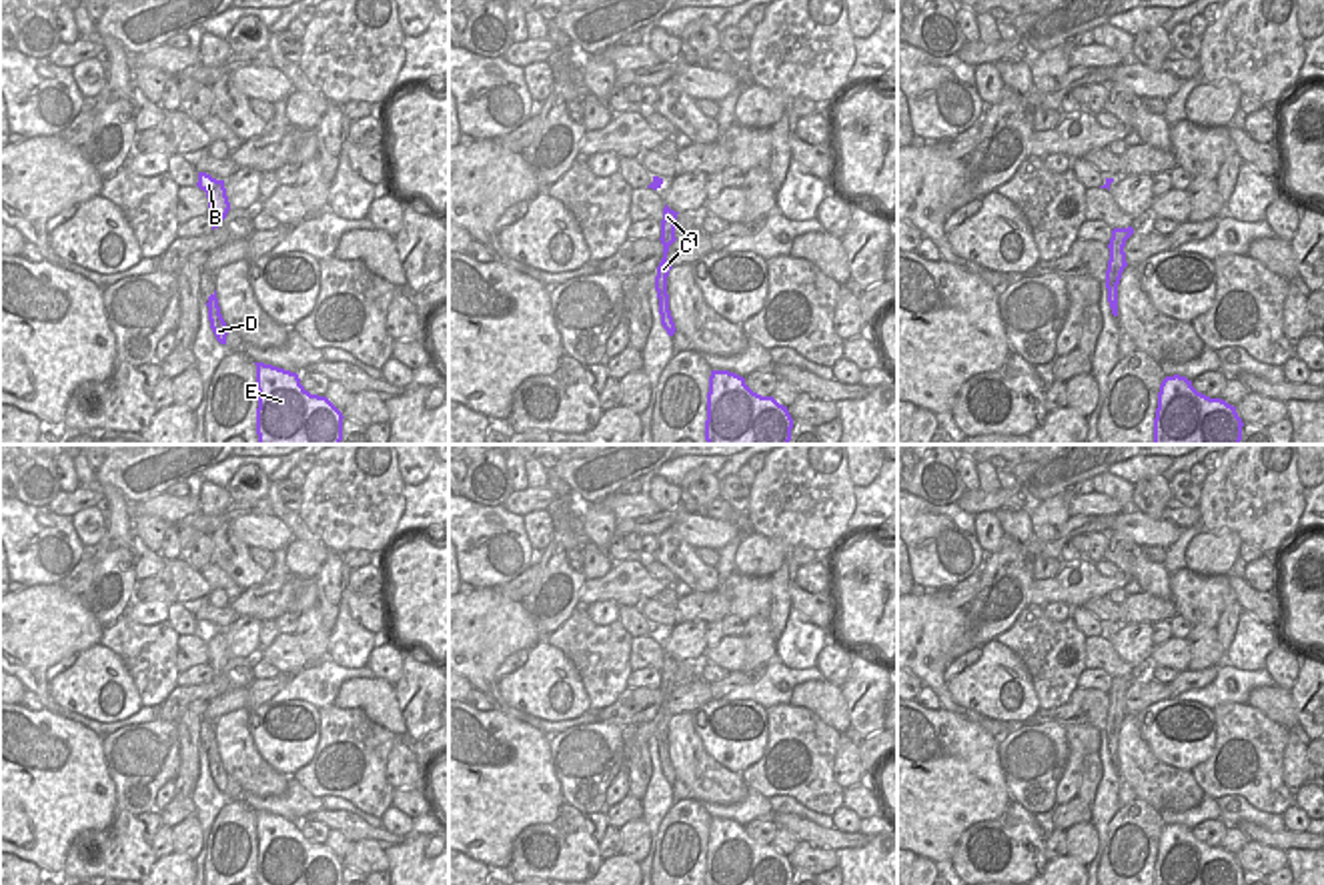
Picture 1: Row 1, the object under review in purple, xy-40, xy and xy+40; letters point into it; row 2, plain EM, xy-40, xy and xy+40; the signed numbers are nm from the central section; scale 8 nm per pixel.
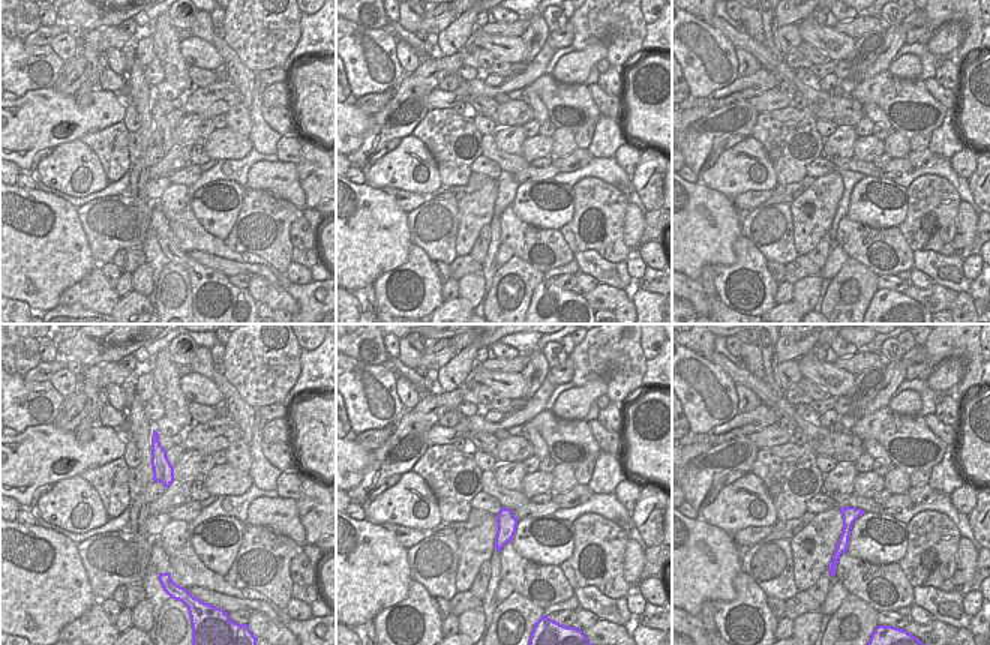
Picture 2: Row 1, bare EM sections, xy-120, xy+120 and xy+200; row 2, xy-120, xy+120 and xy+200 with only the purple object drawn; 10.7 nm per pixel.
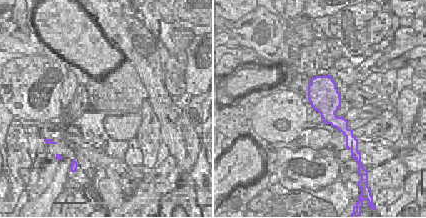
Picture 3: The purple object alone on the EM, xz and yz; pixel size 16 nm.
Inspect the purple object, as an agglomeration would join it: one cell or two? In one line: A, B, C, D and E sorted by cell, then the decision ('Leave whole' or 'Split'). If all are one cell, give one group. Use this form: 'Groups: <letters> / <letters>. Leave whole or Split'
Groups: A B C D E. Leave whole

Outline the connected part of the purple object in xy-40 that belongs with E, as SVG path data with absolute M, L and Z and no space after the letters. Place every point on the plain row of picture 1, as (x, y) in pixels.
M256 813L258 885L343 885L343 861L326 847L310 843L296 821Z

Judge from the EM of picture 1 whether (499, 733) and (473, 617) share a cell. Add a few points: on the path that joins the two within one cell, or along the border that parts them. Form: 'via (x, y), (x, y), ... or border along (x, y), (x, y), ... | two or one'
border along (491, 709), (505, 715) | two

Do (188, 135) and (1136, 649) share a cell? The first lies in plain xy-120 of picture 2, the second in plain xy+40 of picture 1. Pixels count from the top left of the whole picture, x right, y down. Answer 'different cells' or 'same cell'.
same cell

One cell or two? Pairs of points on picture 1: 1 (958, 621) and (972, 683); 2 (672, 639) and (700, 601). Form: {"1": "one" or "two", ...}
{"1": "two", "2": "two"}

